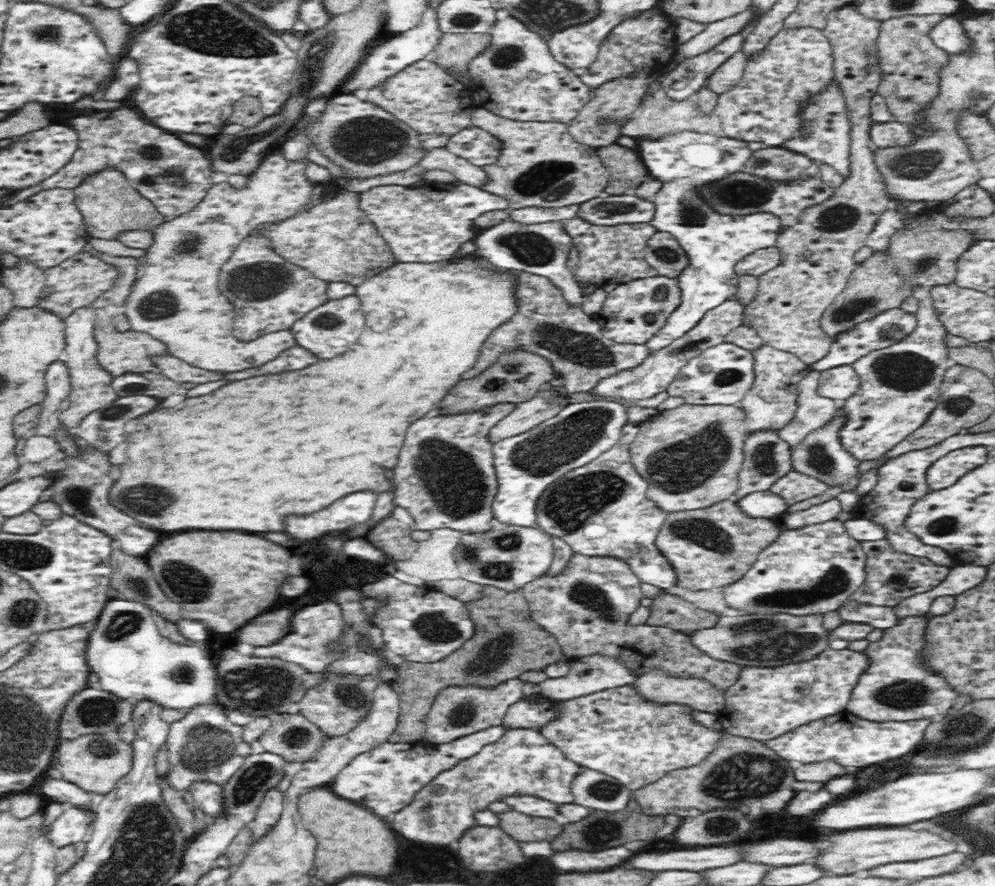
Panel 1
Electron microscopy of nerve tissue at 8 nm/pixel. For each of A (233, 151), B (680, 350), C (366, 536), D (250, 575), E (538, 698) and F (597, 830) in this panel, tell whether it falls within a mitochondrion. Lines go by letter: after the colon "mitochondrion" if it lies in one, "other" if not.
A: mitochondrion
B: mitochondrion
C: other
D: other
E: other
F: mitochondrion

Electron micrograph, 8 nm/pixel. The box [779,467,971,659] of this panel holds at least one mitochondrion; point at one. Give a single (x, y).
(942, 526)

